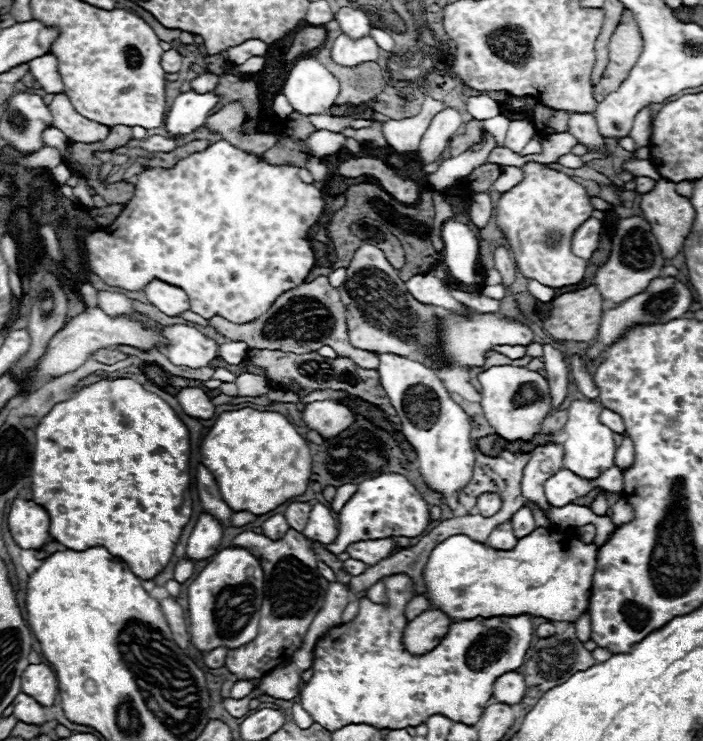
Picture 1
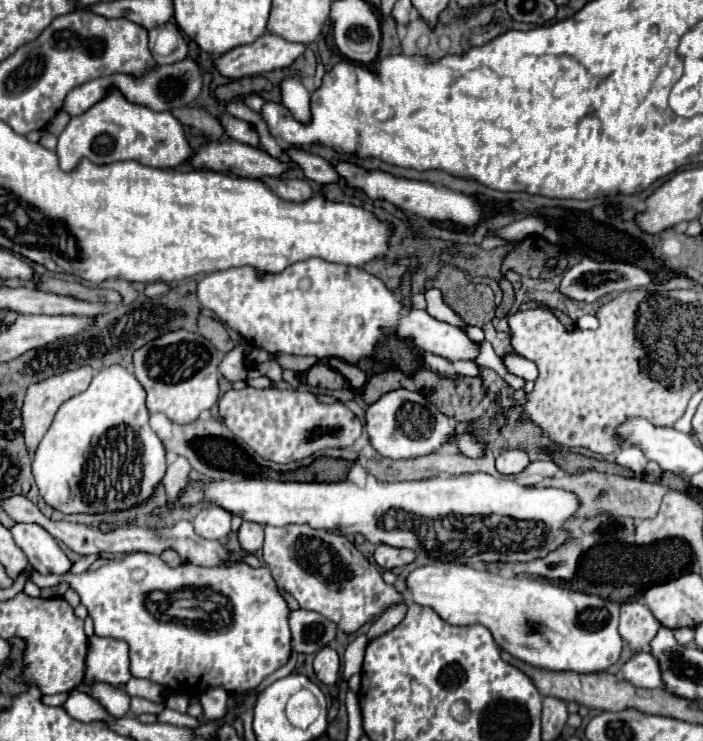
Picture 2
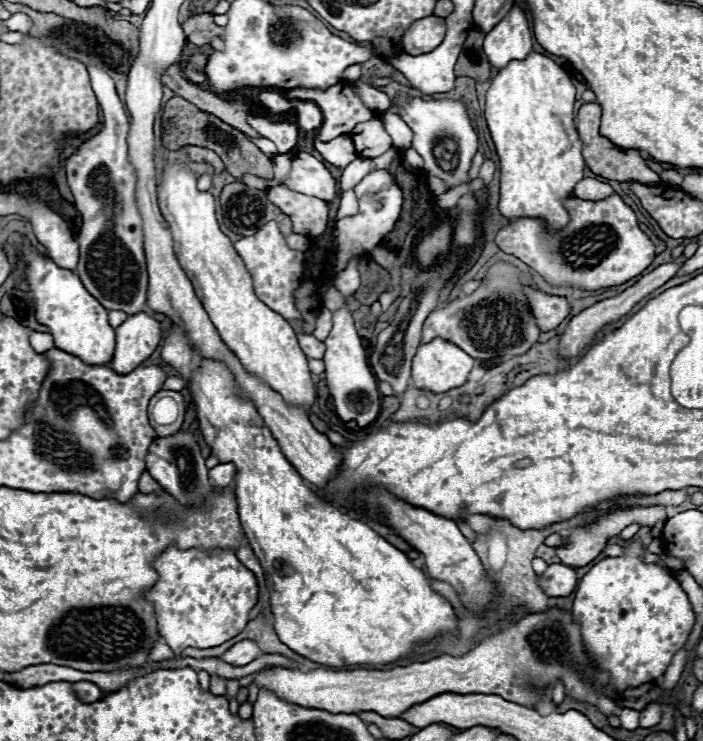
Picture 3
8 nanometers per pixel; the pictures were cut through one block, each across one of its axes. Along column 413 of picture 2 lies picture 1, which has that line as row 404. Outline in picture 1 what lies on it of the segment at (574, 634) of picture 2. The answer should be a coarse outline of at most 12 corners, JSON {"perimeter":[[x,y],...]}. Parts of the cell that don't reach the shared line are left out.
{"perimeter":[[574,400],[564,468],[596,480],[614,466],[612,430],[598,400]]}

